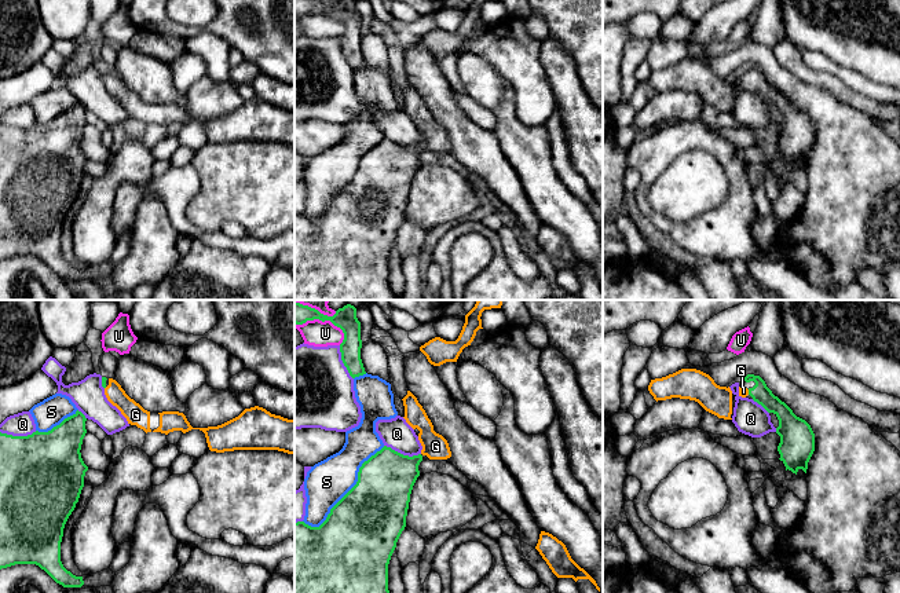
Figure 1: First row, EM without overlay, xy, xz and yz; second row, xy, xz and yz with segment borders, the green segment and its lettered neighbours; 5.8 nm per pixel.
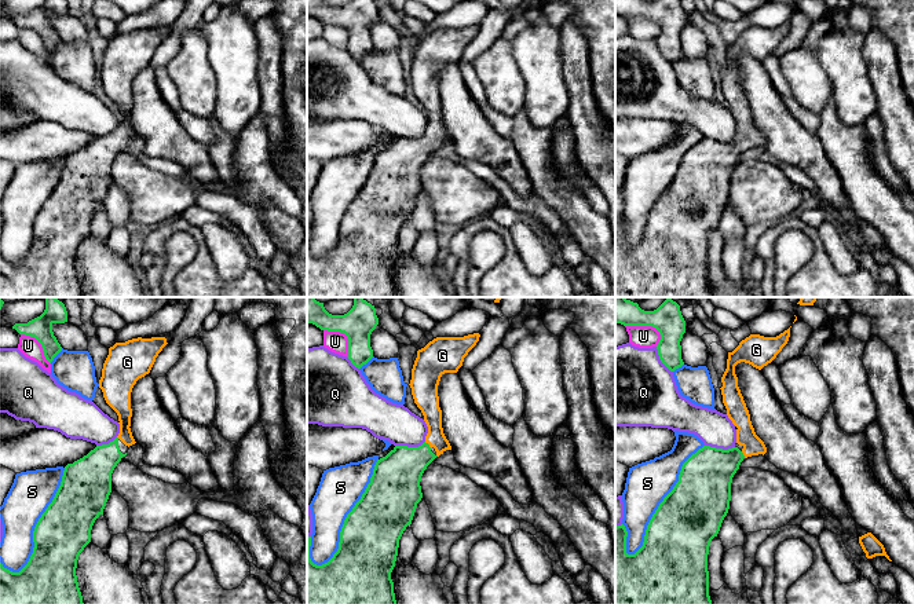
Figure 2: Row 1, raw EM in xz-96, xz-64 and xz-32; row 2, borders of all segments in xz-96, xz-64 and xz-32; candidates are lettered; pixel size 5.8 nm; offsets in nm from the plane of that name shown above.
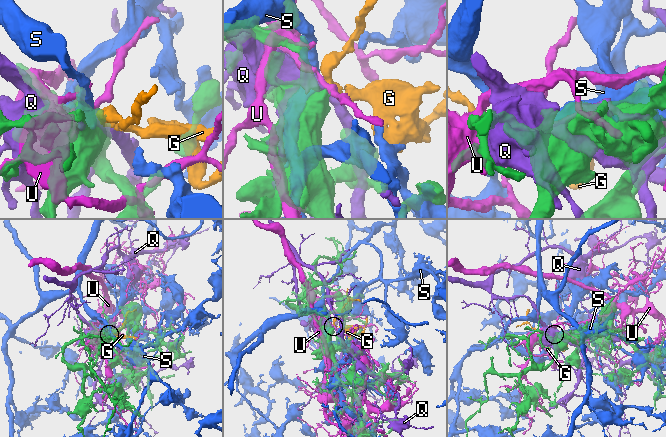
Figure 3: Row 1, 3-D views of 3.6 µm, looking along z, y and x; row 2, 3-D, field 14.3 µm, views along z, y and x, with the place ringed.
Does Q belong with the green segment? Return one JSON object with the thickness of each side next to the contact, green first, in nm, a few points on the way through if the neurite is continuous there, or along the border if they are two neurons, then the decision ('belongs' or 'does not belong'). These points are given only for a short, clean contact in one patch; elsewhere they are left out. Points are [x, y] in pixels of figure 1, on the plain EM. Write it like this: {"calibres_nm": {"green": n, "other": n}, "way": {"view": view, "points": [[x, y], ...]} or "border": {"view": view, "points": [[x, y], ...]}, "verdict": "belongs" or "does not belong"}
{"calibres_nm": {"green": 320, "other": 180}, "verdict": "does not belong"}

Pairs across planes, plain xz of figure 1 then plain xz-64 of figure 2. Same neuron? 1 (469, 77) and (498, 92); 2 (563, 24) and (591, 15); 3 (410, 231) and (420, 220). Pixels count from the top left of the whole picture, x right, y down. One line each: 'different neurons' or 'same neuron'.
1: same neuron
2: same neuron
3: same neuron

